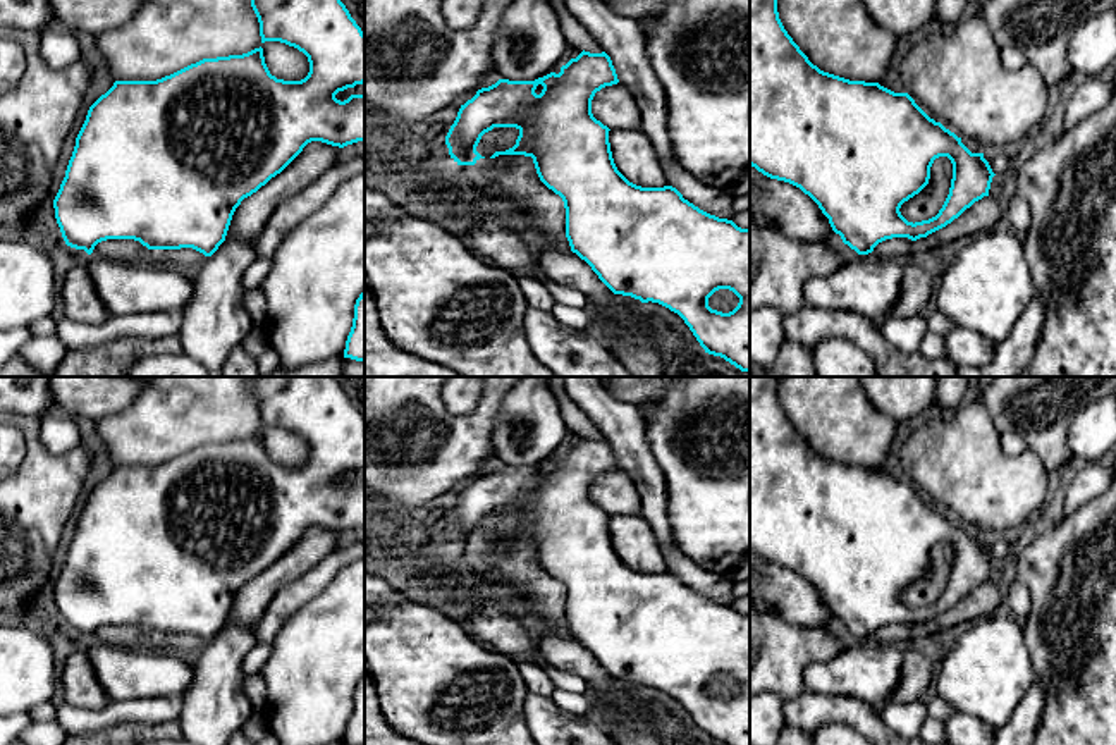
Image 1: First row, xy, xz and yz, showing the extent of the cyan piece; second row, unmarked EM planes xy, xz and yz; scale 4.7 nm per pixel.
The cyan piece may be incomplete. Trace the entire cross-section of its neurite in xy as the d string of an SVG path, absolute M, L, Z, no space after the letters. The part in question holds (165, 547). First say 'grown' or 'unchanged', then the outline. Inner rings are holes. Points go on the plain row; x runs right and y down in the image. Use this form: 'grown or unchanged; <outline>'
unchanged; M256 377L251 382L251 392L260 408L261 428L280 427L303 437L310 447L308 461L301 466L277 465L270 459L265 449L263 434L260 432L242 440L203 444L156 466L115 466L113 471L89 492L86 506L76 523L65 563L53 585L55 604L67 631L84 635L91 640L95 631L101 626L134 625L148 635L193 633L205 642L212 642L225 626L232 600L241 587L280 559L308 528L322 526L344 533L365 526L365 480L351 480L344 487L335 483L339 477L365 468L365 418L351 403L335 377Z

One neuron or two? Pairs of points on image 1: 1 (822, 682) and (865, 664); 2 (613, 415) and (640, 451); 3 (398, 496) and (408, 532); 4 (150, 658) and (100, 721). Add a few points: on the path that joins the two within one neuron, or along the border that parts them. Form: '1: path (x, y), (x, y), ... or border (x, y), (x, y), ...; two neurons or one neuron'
1: path (833, 677), (855, 671); one neuron
2: path (619, 424), (631, 443); one neuron
3: border (382, 503), (392, 508); two neurons
4: border (155, 695), (110, 702); two neurons

